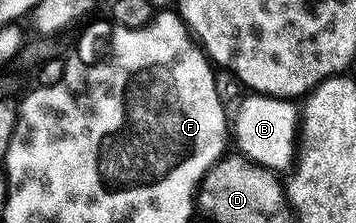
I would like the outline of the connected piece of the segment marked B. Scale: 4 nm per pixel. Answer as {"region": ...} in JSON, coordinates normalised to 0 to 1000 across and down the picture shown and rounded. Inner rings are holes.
{"region":[[[708,417],[671,475],[671,498],[654,511],[654,637],[671,650],[669,686],[697,726],[764,771],[815,767],[834,709],[834,605],[846,583],[846,511],[826,453],[803,439],[764,439],[744,422]]]}

